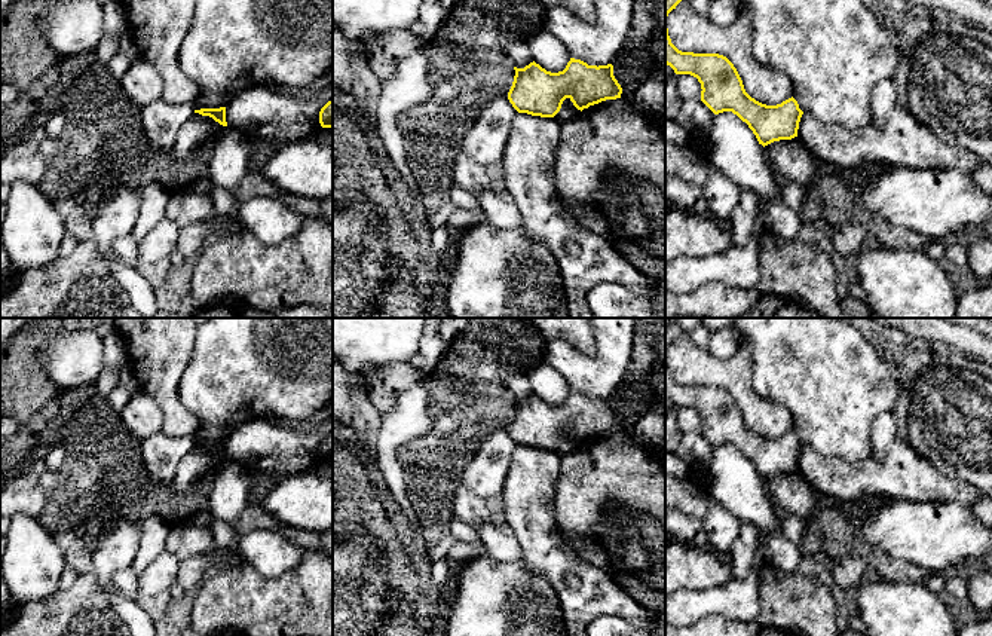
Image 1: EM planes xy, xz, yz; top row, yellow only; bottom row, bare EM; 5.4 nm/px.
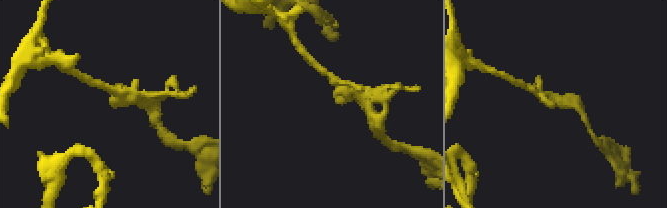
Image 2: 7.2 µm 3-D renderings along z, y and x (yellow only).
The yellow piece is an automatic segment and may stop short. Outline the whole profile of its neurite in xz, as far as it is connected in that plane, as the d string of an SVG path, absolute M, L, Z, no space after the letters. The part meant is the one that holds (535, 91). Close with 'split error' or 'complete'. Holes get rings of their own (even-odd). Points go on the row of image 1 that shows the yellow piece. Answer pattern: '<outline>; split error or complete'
M570 58L566 68L551 73L535 61L517 68L508 100L518 113L554 117L566 98L578 110L606 100L621 98L622 88L613 76L613 65L588 65Z; complete

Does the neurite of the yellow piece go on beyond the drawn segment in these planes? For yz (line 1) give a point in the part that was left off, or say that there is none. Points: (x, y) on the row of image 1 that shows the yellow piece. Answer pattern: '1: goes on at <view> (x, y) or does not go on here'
1: does not go on here

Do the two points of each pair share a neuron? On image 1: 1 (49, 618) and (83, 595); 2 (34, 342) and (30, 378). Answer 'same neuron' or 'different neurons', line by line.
1: same neuron
2: same neuron

